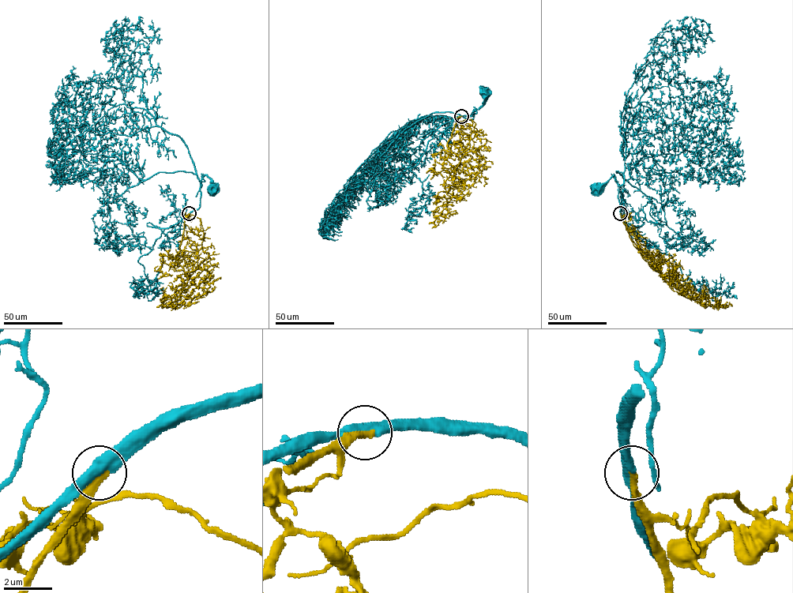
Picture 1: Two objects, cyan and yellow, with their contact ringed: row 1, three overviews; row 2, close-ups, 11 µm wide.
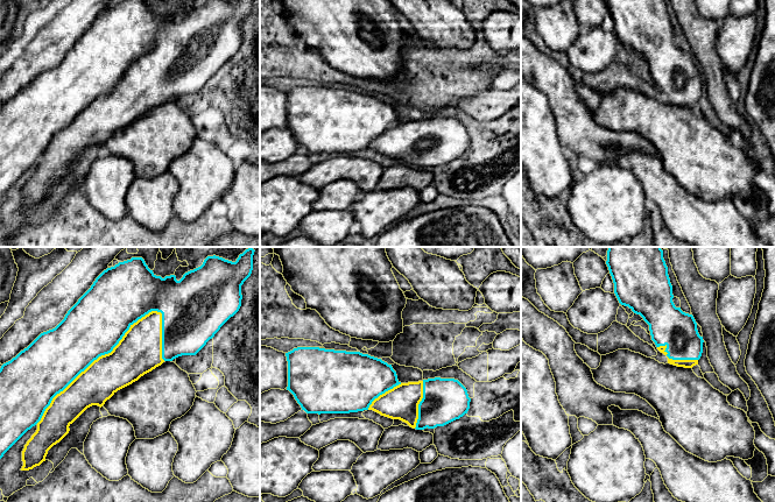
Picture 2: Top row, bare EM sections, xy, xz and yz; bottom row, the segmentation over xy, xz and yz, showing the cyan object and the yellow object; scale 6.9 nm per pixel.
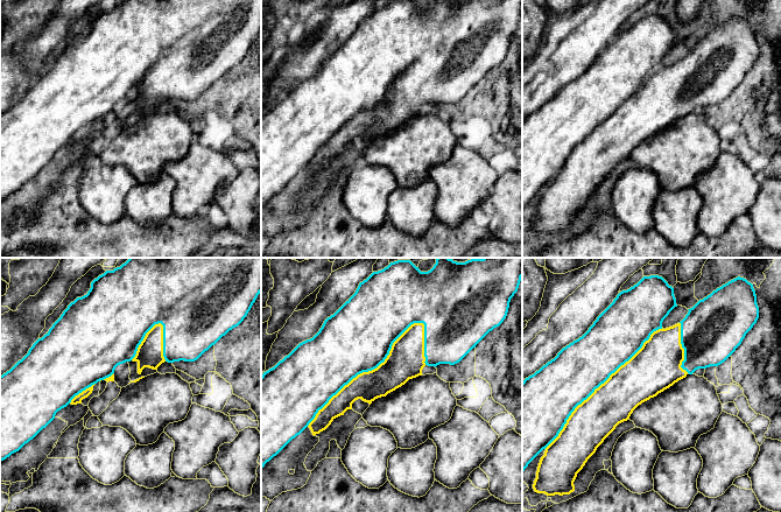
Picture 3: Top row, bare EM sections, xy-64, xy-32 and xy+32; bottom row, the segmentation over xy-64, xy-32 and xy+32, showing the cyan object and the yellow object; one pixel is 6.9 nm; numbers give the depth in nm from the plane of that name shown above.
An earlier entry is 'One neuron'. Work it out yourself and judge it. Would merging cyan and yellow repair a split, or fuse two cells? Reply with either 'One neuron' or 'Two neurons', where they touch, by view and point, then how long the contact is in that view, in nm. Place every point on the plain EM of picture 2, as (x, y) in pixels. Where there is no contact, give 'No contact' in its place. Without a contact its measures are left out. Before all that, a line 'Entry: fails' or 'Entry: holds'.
Entry: holds
One neuron. Touches cyan at xy (97, 97). Shared border 1150 nm

